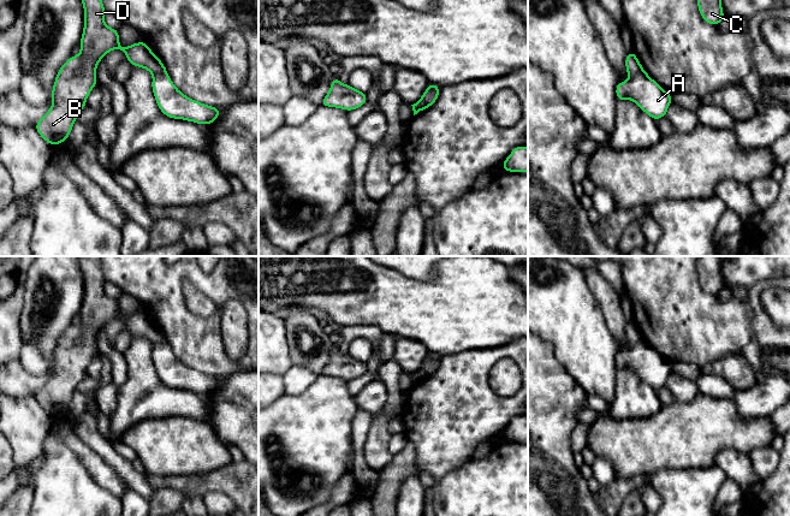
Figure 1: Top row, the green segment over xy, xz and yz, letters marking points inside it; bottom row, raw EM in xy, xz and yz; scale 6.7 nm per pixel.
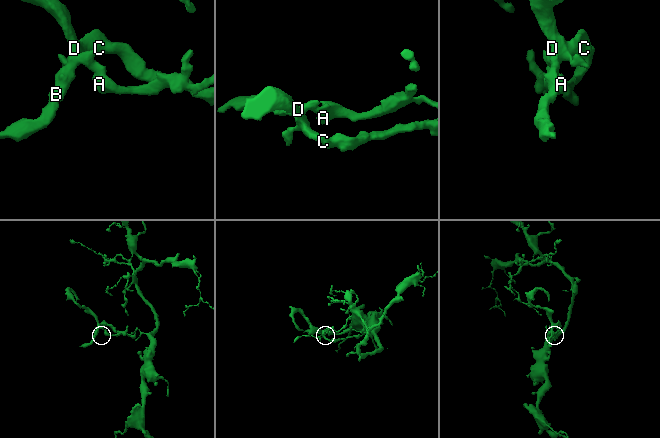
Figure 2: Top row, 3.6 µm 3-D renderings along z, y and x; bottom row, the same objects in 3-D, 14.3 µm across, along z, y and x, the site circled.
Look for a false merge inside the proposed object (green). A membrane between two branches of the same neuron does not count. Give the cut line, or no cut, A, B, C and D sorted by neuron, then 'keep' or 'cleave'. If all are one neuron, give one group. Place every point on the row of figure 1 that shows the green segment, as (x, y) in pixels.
cut xz (438, 89), (432, 89), (423, 94); groups A / B C D; cleave

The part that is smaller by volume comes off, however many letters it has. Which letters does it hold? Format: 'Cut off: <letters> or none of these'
Cut off: B, C, D

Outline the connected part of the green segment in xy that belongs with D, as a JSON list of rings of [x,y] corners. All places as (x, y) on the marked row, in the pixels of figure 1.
[[[102,0],[81,1],[84,8],[81,53],[72,55],[59,69],[51,93],[53,106],[34,125],[38,135],[53,147],[69,140],[78,114],[87,105],[87,97],[97,84],[97,64],[108,52],[123,51],[131,66],[145,69],[153,76],[167,73],[164,63],[145,42],[127,47],[119,45],[119,29],[109,28],[103,20],[106,8]]]

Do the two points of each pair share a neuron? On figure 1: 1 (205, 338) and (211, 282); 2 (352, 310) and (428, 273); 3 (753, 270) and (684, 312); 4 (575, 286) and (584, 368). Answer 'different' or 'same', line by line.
1: same
2: different
3: different
4: same

